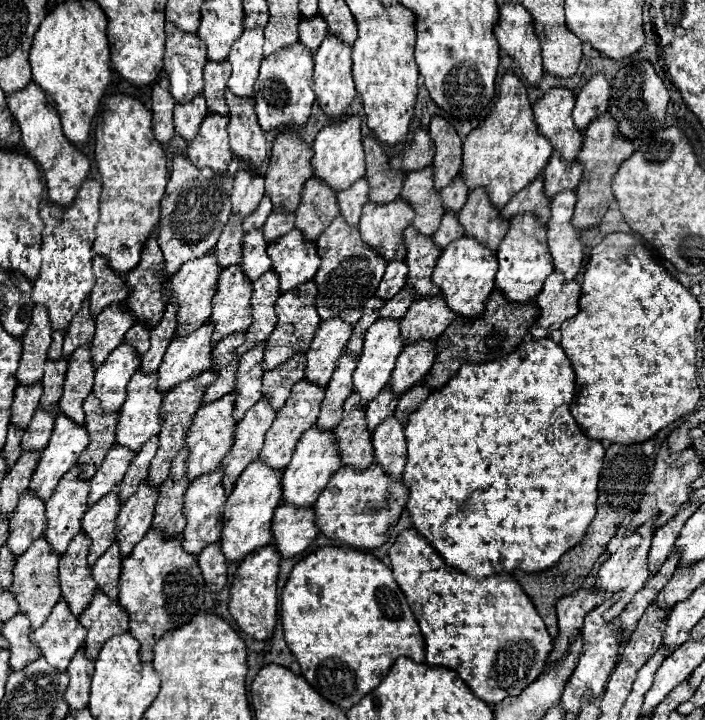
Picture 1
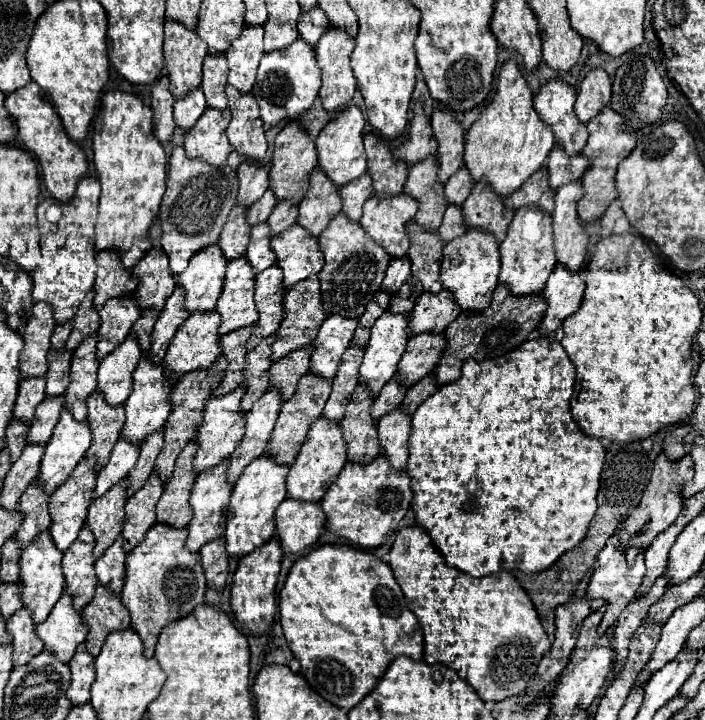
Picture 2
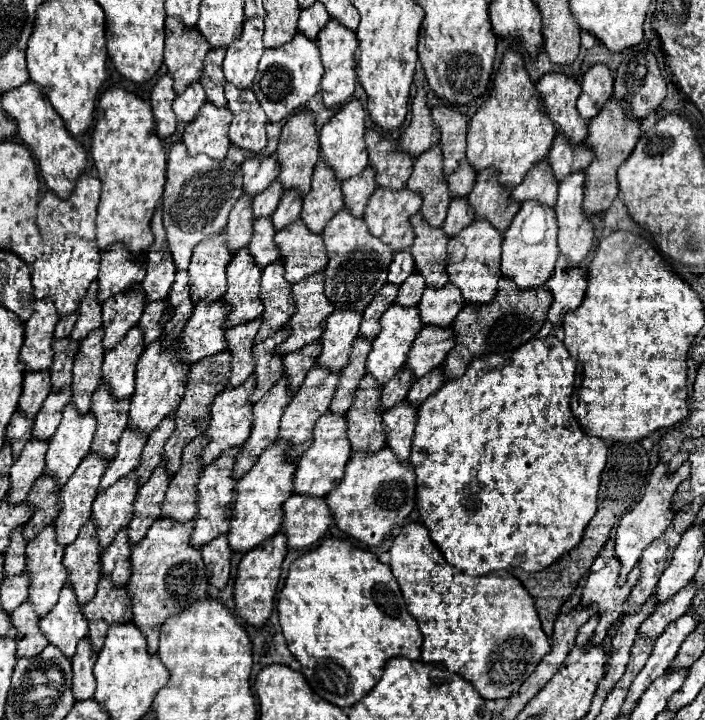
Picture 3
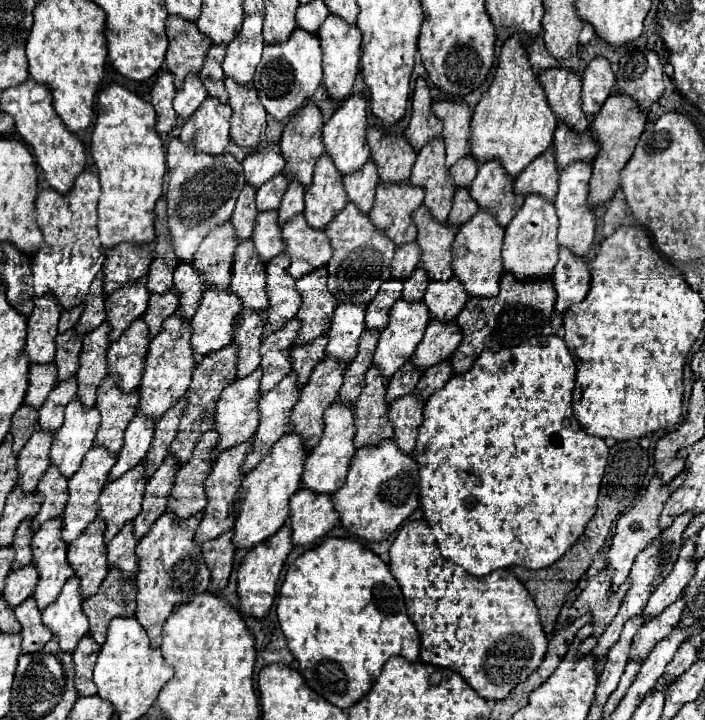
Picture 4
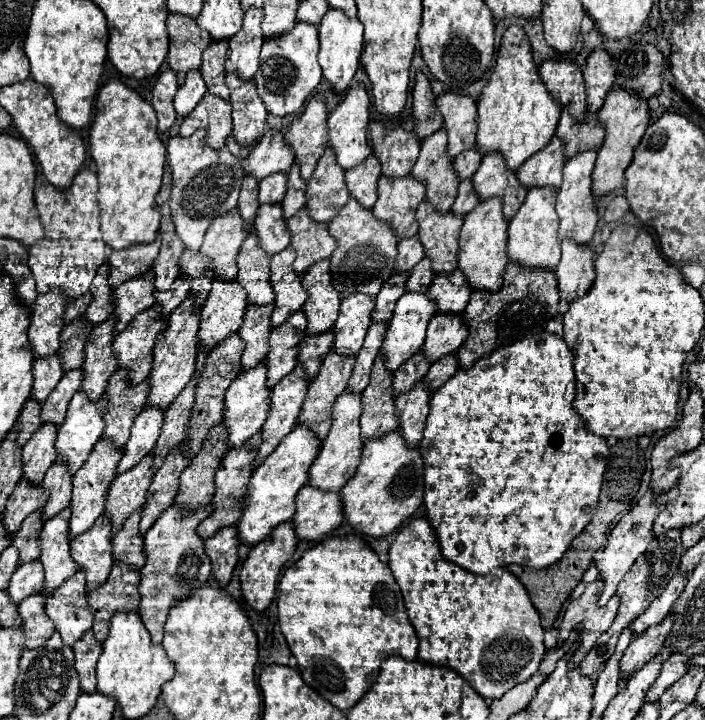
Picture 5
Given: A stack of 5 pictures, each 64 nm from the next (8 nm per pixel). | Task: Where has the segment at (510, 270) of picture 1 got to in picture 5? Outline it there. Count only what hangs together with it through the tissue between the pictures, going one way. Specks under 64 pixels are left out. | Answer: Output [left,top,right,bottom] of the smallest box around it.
[508,188,560,268]

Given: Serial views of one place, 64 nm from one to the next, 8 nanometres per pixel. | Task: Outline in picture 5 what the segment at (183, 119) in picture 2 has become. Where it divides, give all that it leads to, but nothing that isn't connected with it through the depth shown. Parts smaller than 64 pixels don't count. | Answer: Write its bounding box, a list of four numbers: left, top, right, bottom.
[174,70,208,116]

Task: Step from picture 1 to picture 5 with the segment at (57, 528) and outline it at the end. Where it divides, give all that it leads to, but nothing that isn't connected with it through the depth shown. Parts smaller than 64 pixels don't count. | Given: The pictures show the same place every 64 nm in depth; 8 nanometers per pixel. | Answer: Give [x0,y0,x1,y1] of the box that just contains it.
[70,440,122,538]

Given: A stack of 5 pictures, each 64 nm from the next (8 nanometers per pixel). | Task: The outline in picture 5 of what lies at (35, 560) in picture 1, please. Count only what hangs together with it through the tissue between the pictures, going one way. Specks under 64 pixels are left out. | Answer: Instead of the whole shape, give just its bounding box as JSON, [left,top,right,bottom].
[40,508,78,598]

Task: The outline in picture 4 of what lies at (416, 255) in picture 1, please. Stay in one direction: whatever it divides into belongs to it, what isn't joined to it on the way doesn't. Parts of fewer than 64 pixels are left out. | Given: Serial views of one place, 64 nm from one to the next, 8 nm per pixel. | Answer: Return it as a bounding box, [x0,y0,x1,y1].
[412,206,458,280]

